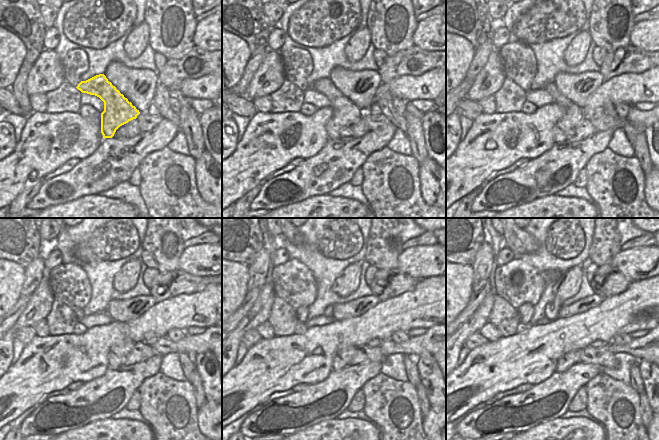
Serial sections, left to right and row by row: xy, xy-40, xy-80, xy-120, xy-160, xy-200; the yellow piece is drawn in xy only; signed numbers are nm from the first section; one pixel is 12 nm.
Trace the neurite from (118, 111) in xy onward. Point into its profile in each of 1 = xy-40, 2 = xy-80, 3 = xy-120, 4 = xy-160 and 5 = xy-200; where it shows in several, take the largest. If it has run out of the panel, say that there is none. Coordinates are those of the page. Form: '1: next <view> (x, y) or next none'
1: next xy-40 (345, 113)
2: next xy-80 (565, 126)
3: next xy-120 (116, 355)
4: next xy-160 (342, 358)
5: next xy-200 (571, 358)

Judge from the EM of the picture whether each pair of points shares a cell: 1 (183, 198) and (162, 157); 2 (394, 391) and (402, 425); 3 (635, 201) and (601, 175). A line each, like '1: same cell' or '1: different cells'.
1: same cell
2: same cell
3: same cell

